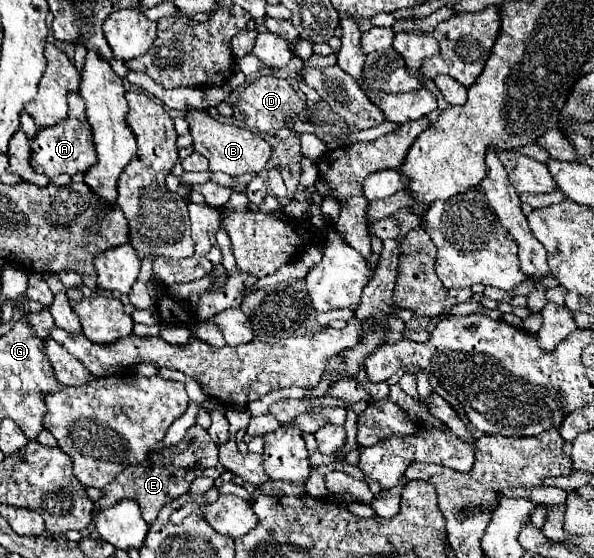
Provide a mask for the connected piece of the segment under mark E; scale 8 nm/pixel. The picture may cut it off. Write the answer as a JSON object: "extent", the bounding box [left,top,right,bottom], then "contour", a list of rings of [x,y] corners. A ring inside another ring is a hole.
{"extent":[95,424,219,524],"contour":[[[193,424],[177,446],[169,446],[165,450],[151,452],[145,462],[141,462],[137,466],[127,466],[109,486],[103,488],[103,498],[99,502],[95,502],[95,510],[103,510],[123,498],[131,498],[131,500],[137,500],[137,504],[143,512],[143,520],[147,524],[151,524],[157,518],[157,512],[161,510],[161,506],[165,506],[167,502],[189,492],[191,482],[197,476],[201,476],[205,468],[211,468],[217,464],[219,464],[217,444],[209,438],[207,430]]]}

